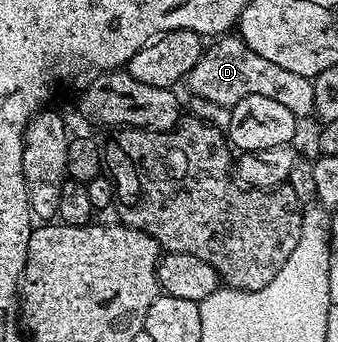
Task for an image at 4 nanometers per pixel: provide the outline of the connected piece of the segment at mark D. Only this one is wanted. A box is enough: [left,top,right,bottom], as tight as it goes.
[184,34,314,118]

